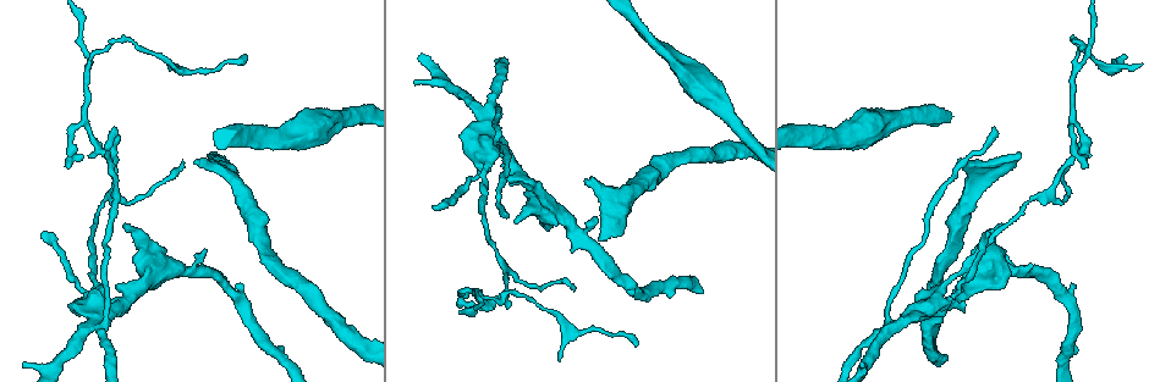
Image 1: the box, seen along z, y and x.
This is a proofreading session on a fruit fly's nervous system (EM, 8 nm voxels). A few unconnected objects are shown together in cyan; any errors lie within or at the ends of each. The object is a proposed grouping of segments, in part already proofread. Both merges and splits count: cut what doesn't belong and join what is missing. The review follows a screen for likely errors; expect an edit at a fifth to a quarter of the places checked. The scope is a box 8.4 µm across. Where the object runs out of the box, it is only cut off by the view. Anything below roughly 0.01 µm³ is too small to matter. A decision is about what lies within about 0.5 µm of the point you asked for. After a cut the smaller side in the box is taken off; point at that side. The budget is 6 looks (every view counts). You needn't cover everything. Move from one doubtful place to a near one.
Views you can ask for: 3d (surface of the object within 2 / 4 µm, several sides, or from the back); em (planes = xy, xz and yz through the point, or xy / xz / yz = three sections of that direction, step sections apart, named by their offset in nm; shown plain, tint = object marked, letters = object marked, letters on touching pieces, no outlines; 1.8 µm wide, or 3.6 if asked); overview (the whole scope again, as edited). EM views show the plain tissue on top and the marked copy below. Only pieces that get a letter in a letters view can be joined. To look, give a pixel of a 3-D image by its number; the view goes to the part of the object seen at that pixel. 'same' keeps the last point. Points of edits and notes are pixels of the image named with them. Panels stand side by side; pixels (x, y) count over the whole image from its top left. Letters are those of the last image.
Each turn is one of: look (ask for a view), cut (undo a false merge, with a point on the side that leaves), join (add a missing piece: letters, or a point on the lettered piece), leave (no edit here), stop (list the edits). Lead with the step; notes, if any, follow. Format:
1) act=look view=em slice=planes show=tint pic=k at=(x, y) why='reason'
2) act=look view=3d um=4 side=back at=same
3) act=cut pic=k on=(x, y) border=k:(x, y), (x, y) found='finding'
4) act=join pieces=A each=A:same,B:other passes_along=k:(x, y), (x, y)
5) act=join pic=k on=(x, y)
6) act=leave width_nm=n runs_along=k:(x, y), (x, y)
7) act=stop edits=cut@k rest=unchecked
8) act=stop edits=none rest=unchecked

act=look view=em slice=xy step=4 show=letters pic=1 at=(986, 231) why='thin end'

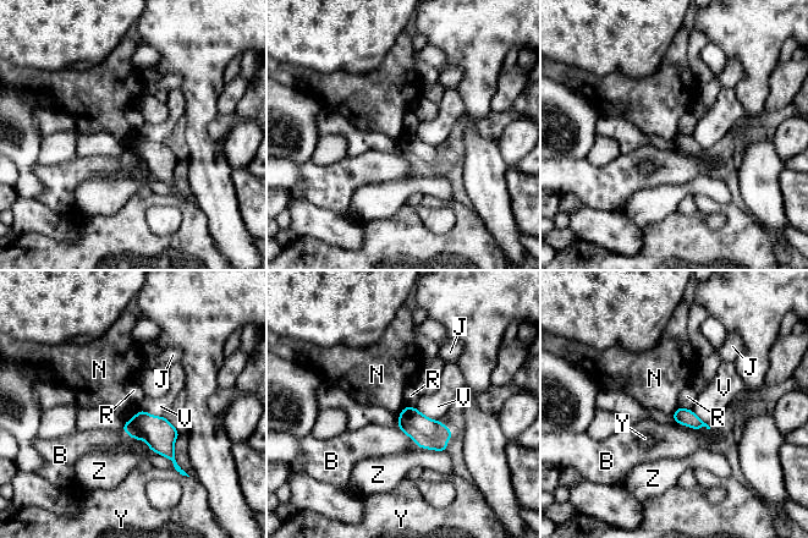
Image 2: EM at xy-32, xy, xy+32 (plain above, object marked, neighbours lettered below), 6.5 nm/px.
act=look view=em slice=yz step=8 show=letters at=same

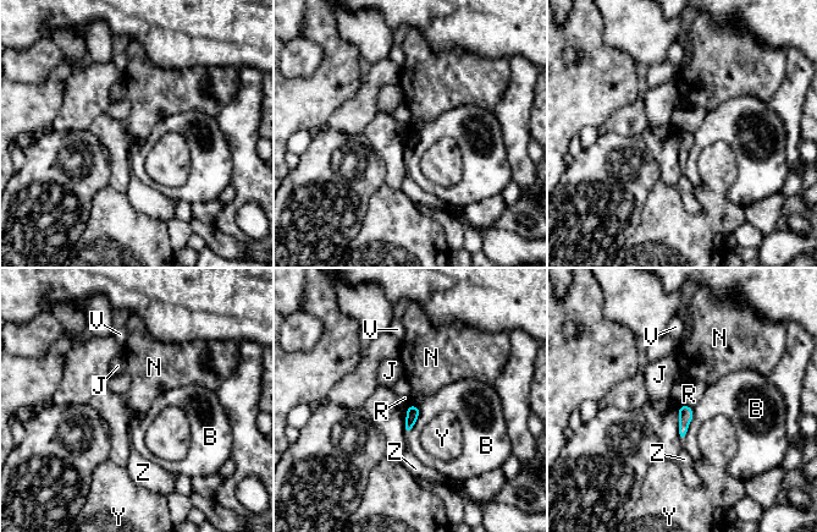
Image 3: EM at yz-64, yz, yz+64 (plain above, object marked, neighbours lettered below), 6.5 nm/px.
act=leave longest_contact=B:240nm each=B:other,J:other,N:other,R:other,V:other,Y:other,Z:other found='none of them fits'

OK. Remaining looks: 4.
act=look view=em slice=planes show=letters pic=1 at=(100, 326) why='abrupt turn'

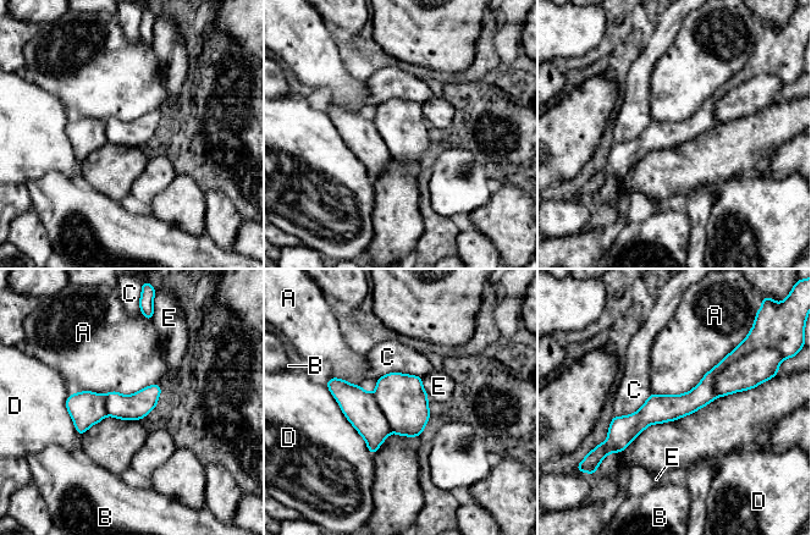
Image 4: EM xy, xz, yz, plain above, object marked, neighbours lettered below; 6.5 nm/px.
act=cut pic=4 on=(701, 395) longest_contact=A:650nm each=A:other,B:other,C:other,D:other,E:other border=4:(743, 356), (716, 376), (717, 395) found='two neurons meet here'

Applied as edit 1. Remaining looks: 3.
act=look view=3d um=4 pic=1 at=(194, 163) why='an open end'

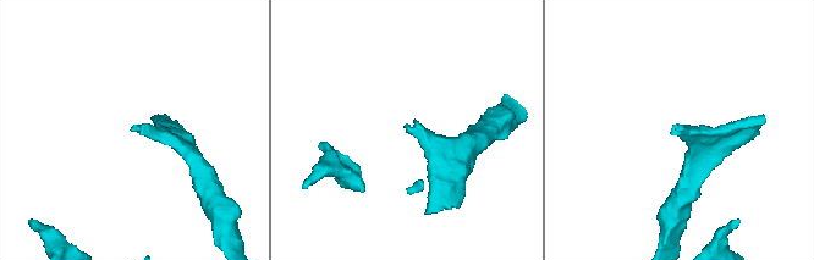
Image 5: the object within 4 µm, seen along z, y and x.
act=look view=em slice=yz step=4 show=tint pic=5 at=(404, 126) why='shape alone is not enough'

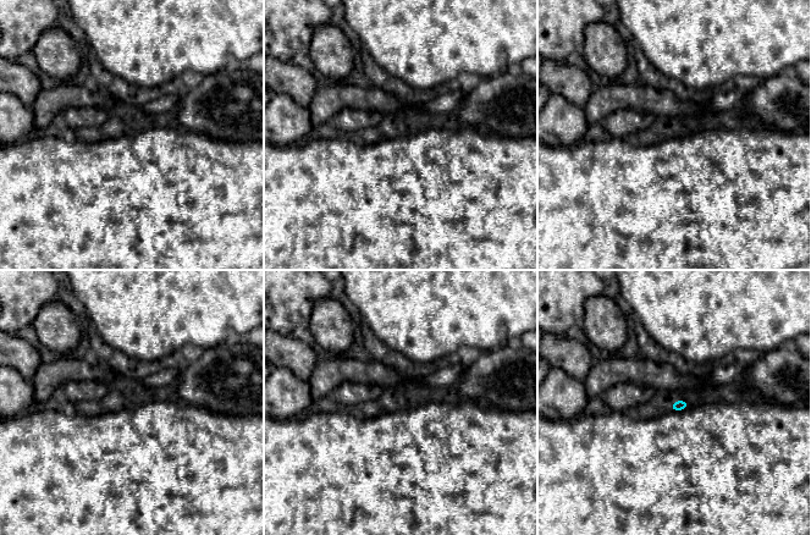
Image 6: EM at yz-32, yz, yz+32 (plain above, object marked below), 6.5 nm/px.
act=look view=em slice=planes show=letters at=same

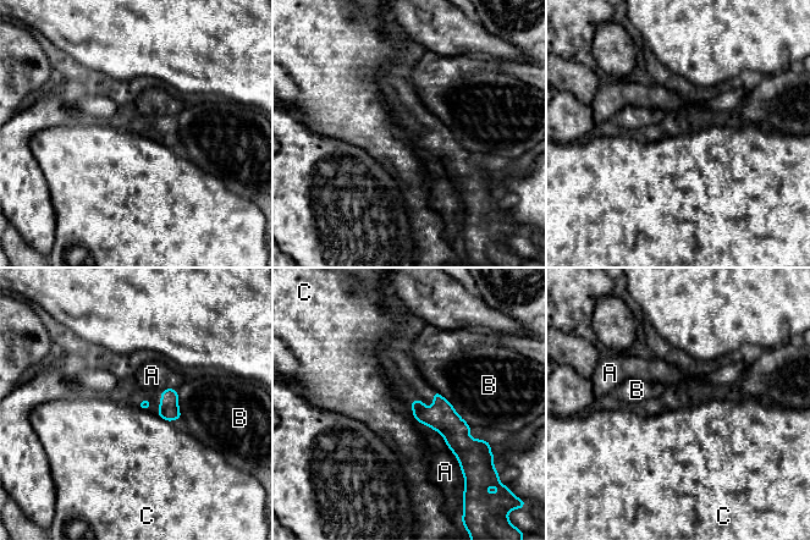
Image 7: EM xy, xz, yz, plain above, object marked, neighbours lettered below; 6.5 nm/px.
act=leave each=A:other,B:other,C:other border=7:(155, 414), (169, 422) found='no lettered piece goes on from it'

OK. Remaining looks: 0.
act=stop edits=cut@4 rest=unchecked

